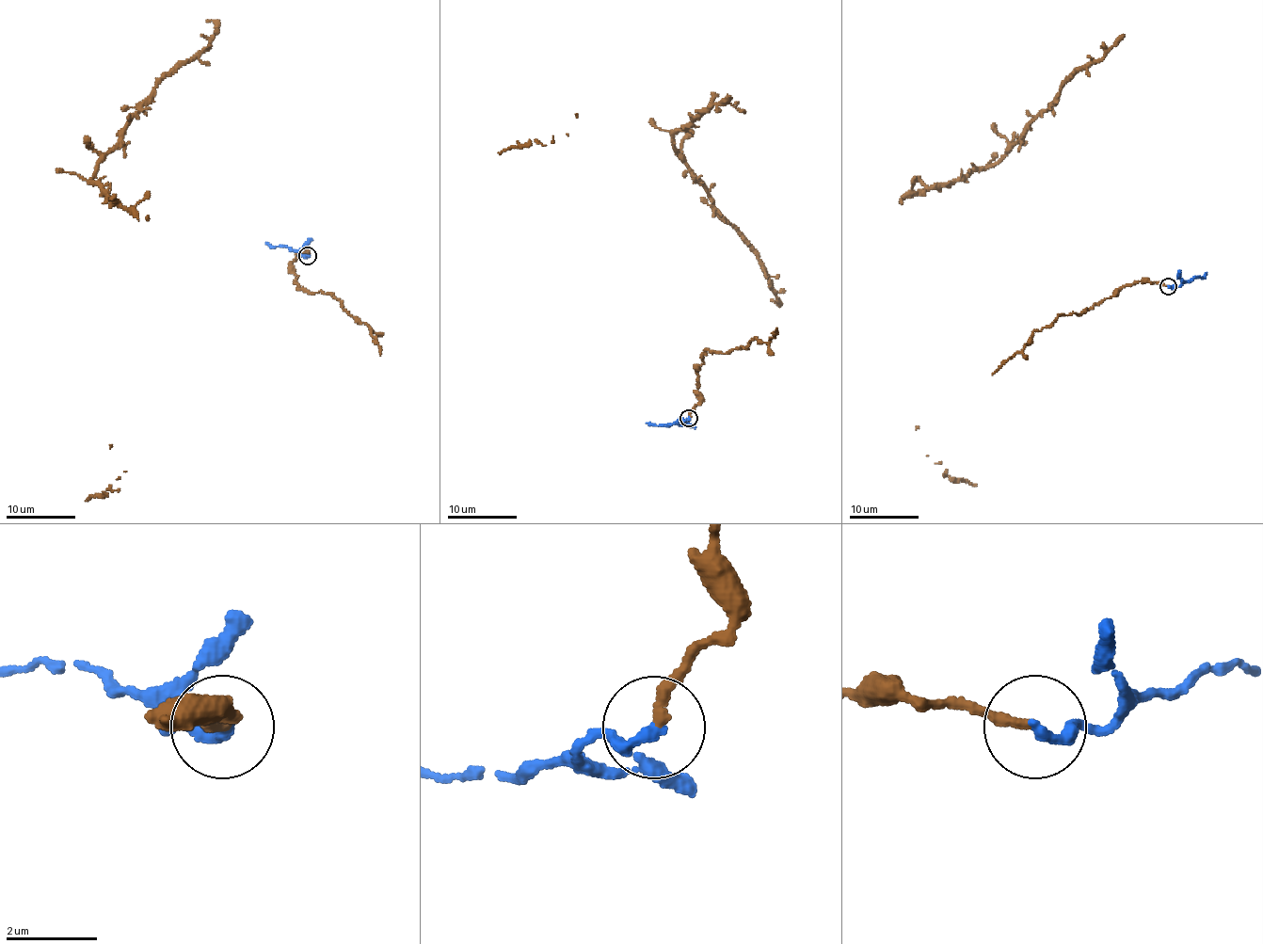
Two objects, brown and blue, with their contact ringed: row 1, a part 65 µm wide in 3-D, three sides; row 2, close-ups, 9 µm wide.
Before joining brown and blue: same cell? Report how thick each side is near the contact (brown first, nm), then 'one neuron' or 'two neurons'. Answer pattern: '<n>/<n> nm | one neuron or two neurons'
220/260 nm | one neuron

